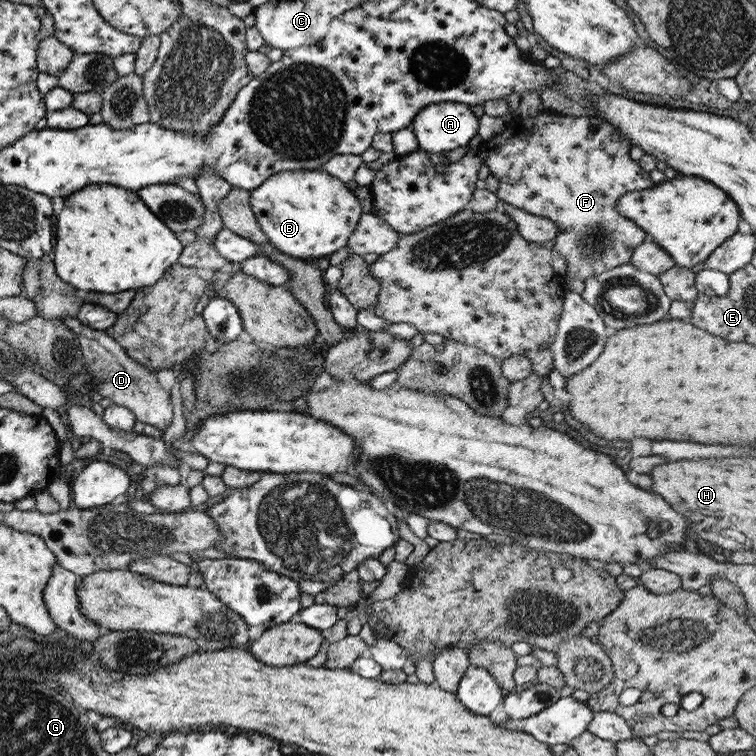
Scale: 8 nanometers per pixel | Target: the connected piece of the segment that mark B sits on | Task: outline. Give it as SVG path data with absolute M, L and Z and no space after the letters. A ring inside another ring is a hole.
M322 170L281 171L268 176L258 187L250 191L248 205L266 239L279 252L303 260L328 258L339 248L344 248L362 215L361 204L347 187L347 183Z

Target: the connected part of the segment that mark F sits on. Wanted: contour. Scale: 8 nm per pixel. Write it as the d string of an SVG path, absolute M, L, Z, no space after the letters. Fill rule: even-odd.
M540 112L536 116L529 118L528 125L519 120L510 121L508 126L504 128L498 135L491 137L485 141L487 148L491 150L490 155L483 158L482 164L489 169L489 174L493 175L493 178L497 180L497 190L495 196L499 202L510 204L512 207L520 208L525 212L531 213L535 216L541 216L554 222L554 225L558 228L558 235L554 238L554 245L550 248L551 254L554 259L559 256L563 256L566 264L566 274L571 278L578 278L579 280L585 280L590 276L595 276L600 272L611 270L616 266L627 264L631 258L633 251L639 243L647 239L646 232L643 232L639 226L637 226L632 220L627 217L621 216L616 209L618 198L623 196L626 192L640 191L646 188L651 188L655 183L649 179L648 172L642 170L637 162L633 162L629 157L630 144L627 137L621 134L618 130L615 130L609 123L606 123L599 117L575 117L572 115L561 115L553 112Z

